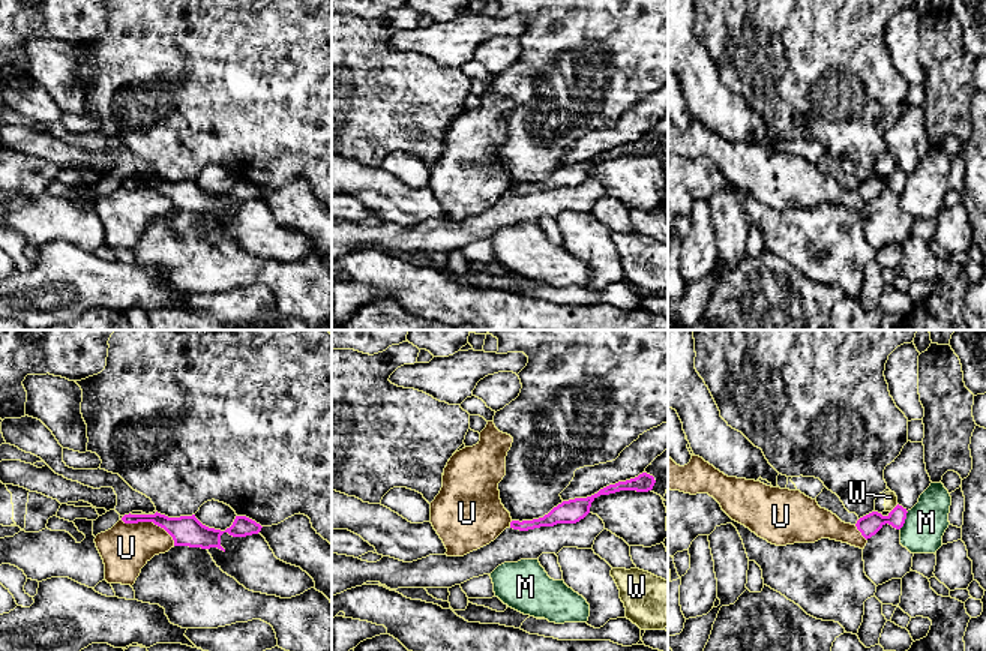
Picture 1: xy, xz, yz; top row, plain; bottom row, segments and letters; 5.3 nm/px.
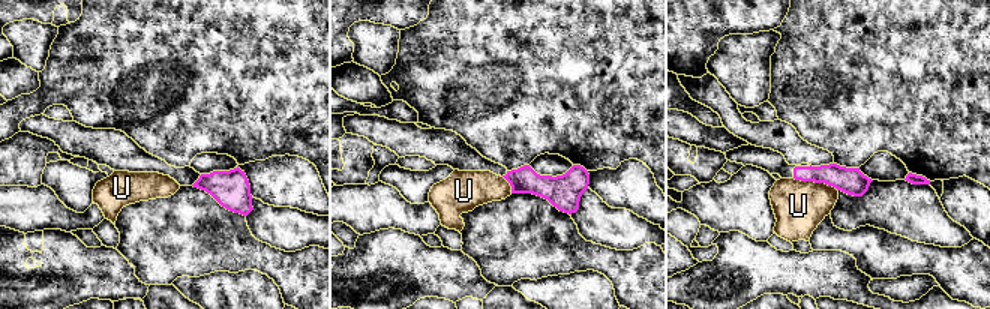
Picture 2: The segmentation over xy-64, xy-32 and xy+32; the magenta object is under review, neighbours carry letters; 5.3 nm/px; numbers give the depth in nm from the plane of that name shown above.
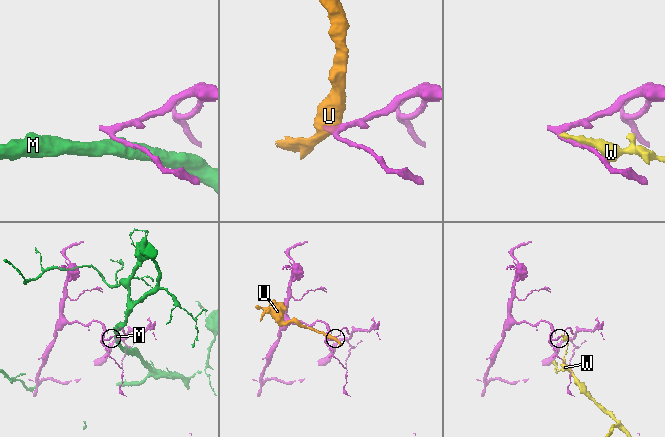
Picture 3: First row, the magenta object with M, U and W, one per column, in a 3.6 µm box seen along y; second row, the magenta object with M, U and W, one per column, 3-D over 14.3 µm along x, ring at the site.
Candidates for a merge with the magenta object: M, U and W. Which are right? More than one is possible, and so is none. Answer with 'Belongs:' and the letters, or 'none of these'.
Belongs: none of these

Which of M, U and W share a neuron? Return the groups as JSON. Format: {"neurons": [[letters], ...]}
{"neurons": [["M"], ["U"], ["W"]]}

